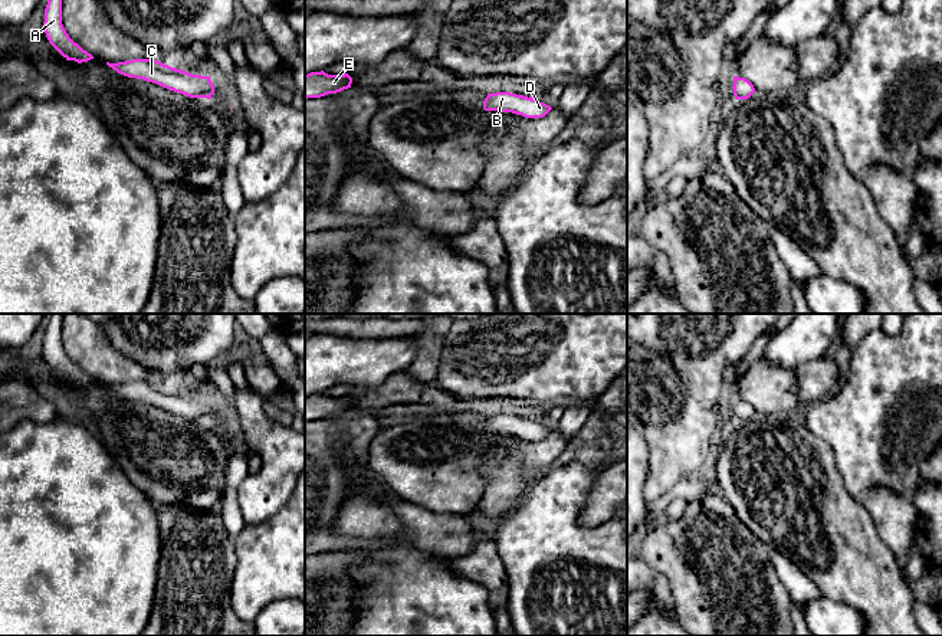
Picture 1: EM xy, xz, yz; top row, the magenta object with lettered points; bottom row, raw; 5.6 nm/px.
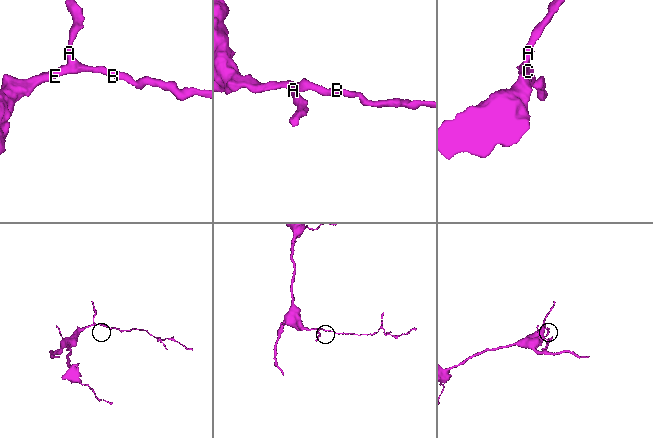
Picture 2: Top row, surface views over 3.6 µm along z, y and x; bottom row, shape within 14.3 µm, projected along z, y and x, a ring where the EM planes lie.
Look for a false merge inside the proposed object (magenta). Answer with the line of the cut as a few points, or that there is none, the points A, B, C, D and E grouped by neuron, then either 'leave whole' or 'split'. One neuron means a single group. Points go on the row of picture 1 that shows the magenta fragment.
no cut | A B C D E | leave whole

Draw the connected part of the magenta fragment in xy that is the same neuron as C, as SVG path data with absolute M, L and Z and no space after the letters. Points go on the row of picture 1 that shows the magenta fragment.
M132 59L118 63L106 62L106 65L124 76L144 79L190 98L210 99L214 94L210 76L191 75L158 60Z

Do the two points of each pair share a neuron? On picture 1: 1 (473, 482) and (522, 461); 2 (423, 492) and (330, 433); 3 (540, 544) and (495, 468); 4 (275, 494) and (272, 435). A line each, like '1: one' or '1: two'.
1: two
2: two
3: two
4: one

